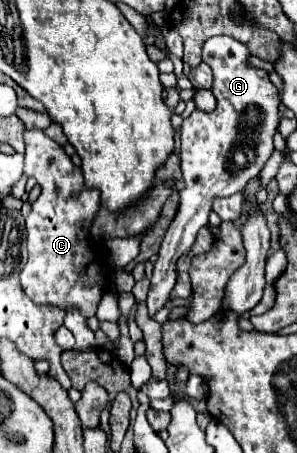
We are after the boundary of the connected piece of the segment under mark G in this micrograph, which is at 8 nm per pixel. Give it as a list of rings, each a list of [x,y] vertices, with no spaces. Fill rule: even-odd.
[[[216,36],[204,44],[202,60],[214,72],[212,92],[218,104],[216,110],[210,114],[194,110],[180,128],[180,166],[186,186],[178,192],[178,210],[168,226],[168,232],[164,234],[158,260],[154,264],[154,274],[150,278],[152,284],[146,298],[150,316],[162,310],[168,302],[170,292],[176,284],[176,260],[190,250],[198,230],[208,224],[212,200],[216,196],[231,196],[242,192],[246,182],[260,174],[262,166],[274,150],[272,134],[280,122],[280,92],[268,80],[268,72],[248,66],[248,56],[248,48],[228,36]],[[252,118],[256,118],[254,126],[250,126]]]

